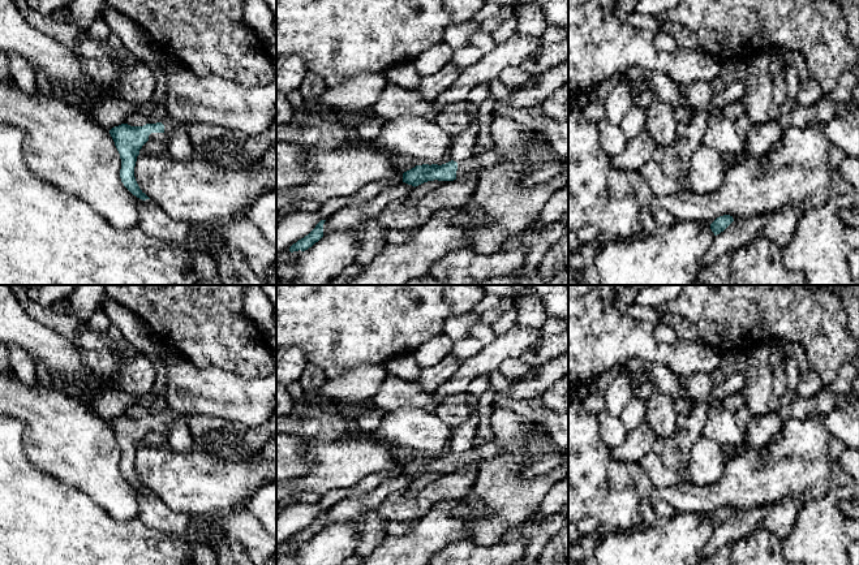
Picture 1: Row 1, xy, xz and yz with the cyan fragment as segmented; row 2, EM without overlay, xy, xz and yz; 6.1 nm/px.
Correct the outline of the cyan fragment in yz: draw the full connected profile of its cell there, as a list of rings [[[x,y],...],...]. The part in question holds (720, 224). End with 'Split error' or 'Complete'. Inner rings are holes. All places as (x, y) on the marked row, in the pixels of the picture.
[[[730,215],[720,216],[710,224],[710,229],[714,233],[714,236],[717,236],[721,232],[723,232],[733,221],[734,219]]]. Complete

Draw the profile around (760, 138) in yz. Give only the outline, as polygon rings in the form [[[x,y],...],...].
[[[768,121],[763,125],[752,125],[747,138],[744,139],[744,148],[742,156],[761,156],[773,145],[778,142],[783,129],[777,121]]]

